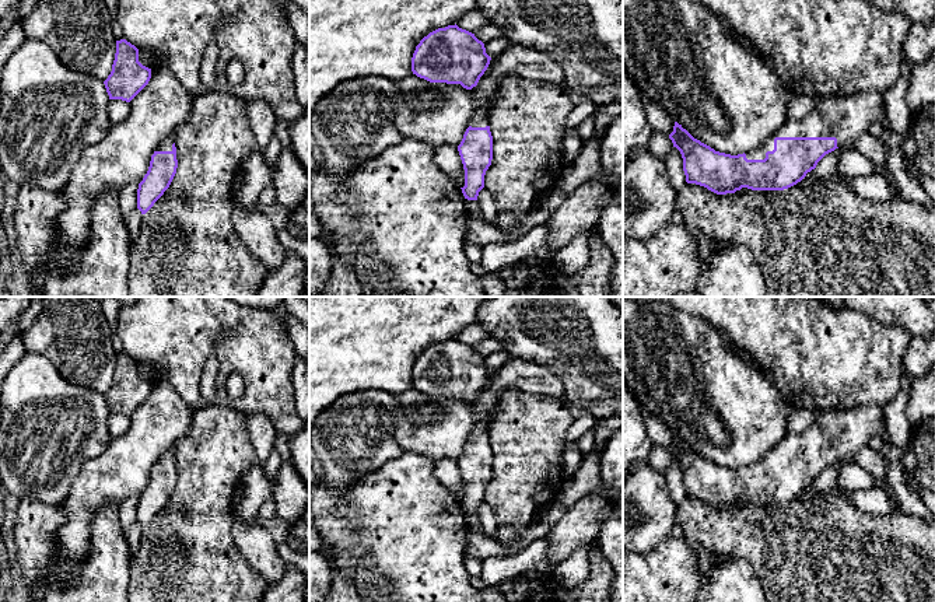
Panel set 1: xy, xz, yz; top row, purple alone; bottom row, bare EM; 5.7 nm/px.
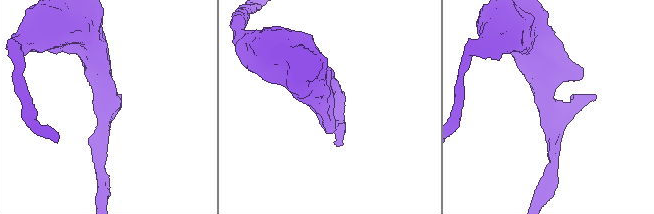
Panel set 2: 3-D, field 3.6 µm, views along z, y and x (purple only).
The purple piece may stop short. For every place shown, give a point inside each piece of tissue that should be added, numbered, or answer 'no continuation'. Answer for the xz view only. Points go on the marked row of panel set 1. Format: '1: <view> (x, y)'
1: xz (480, 119)

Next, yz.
1: yz (844, 118)

